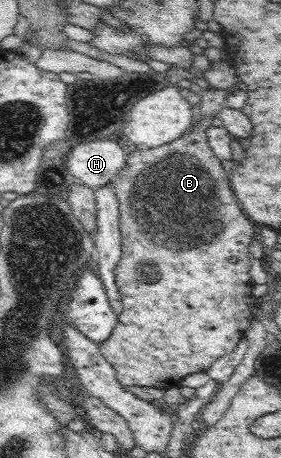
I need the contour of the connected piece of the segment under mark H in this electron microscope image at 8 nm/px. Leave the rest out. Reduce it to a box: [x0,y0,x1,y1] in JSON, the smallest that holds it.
[65,141,126,189]

